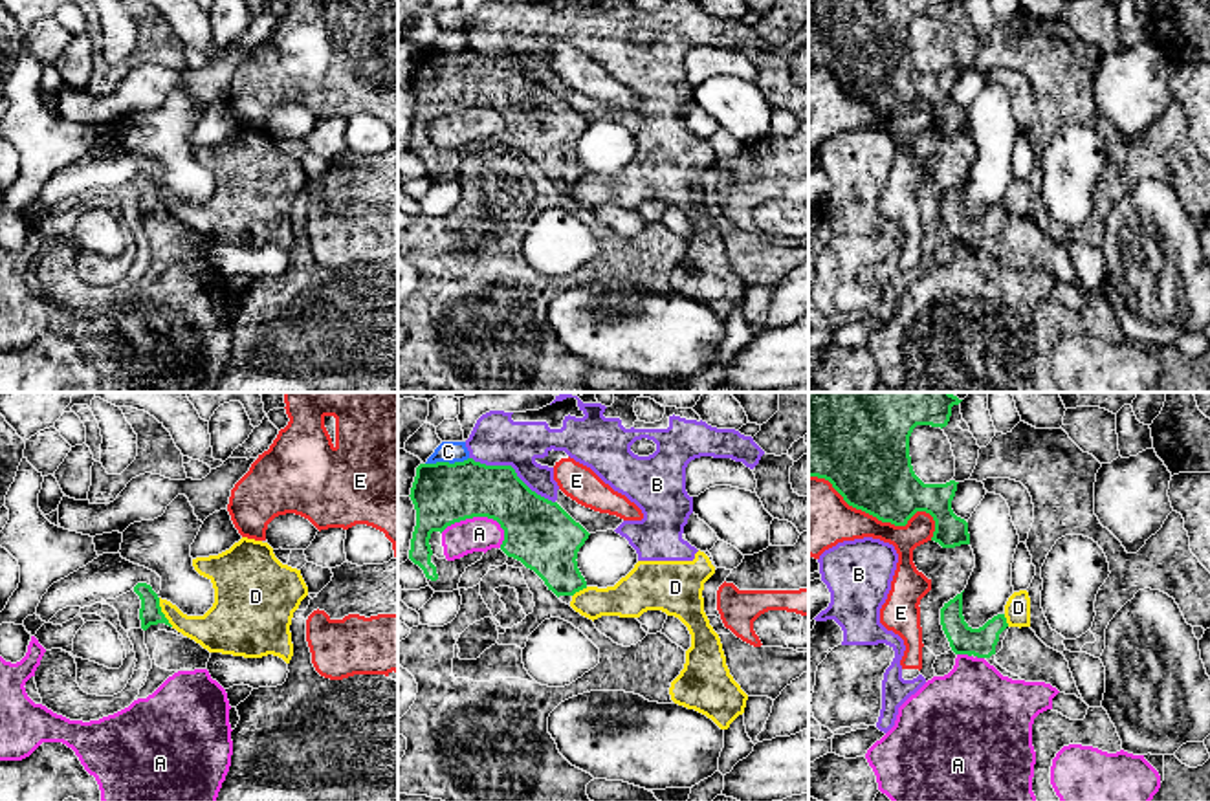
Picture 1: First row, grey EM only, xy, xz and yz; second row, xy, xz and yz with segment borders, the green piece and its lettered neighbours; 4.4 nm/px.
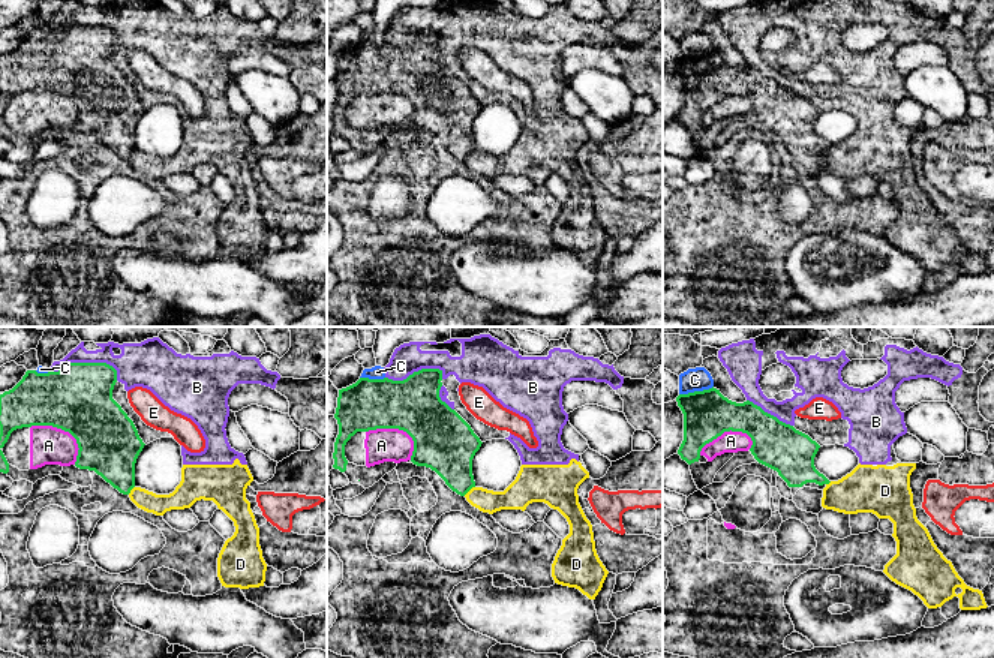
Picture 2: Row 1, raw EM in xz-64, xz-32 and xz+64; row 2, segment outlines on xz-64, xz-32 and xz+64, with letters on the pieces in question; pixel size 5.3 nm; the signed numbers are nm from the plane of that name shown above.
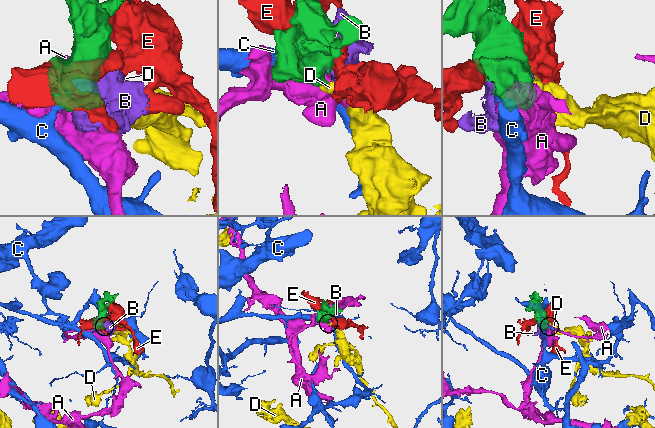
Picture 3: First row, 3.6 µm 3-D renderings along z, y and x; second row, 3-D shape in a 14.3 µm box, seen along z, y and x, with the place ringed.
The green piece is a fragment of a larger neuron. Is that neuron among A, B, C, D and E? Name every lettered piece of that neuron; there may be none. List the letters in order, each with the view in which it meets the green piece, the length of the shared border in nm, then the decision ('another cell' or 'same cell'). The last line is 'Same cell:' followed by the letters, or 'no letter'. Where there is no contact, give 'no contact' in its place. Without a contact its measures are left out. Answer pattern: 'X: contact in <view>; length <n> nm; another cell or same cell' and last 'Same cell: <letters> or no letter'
A: contact in xz; length 280 nm; another cell
B: contact in xz; length 420 nm; another cell
C: contact in xz; length 190 nm; another cell
D: contact in xy; length 140 nm; another cell
E: contact in yz; length 600 nm; another cell
Same cell: no letter

